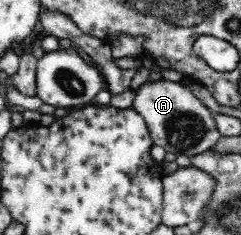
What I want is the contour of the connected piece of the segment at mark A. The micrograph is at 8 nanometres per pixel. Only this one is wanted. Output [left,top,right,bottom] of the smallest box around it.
[134,80,221,157]

